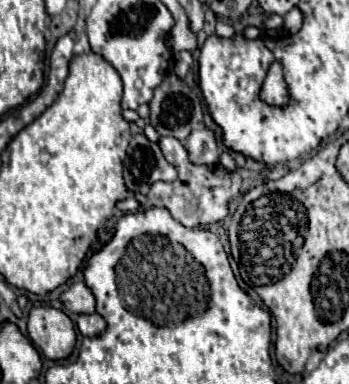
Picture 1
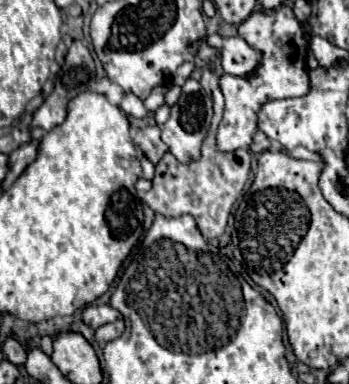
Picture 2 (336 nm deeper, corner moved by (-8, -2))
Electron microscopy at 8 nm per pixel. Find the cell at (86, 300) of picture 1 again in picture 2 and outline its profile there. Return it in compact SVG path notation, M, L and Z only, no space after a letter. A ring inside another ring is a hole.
M90 304L90 306L86 306L84 312L82 312L82 320L84 320L92 330L98 330L100 326L104 326L104 324L108 324L108 322L118 320L118 316L120 316L120 312L114 310L112 306L106 306L106 304L102 304L102 306Z

